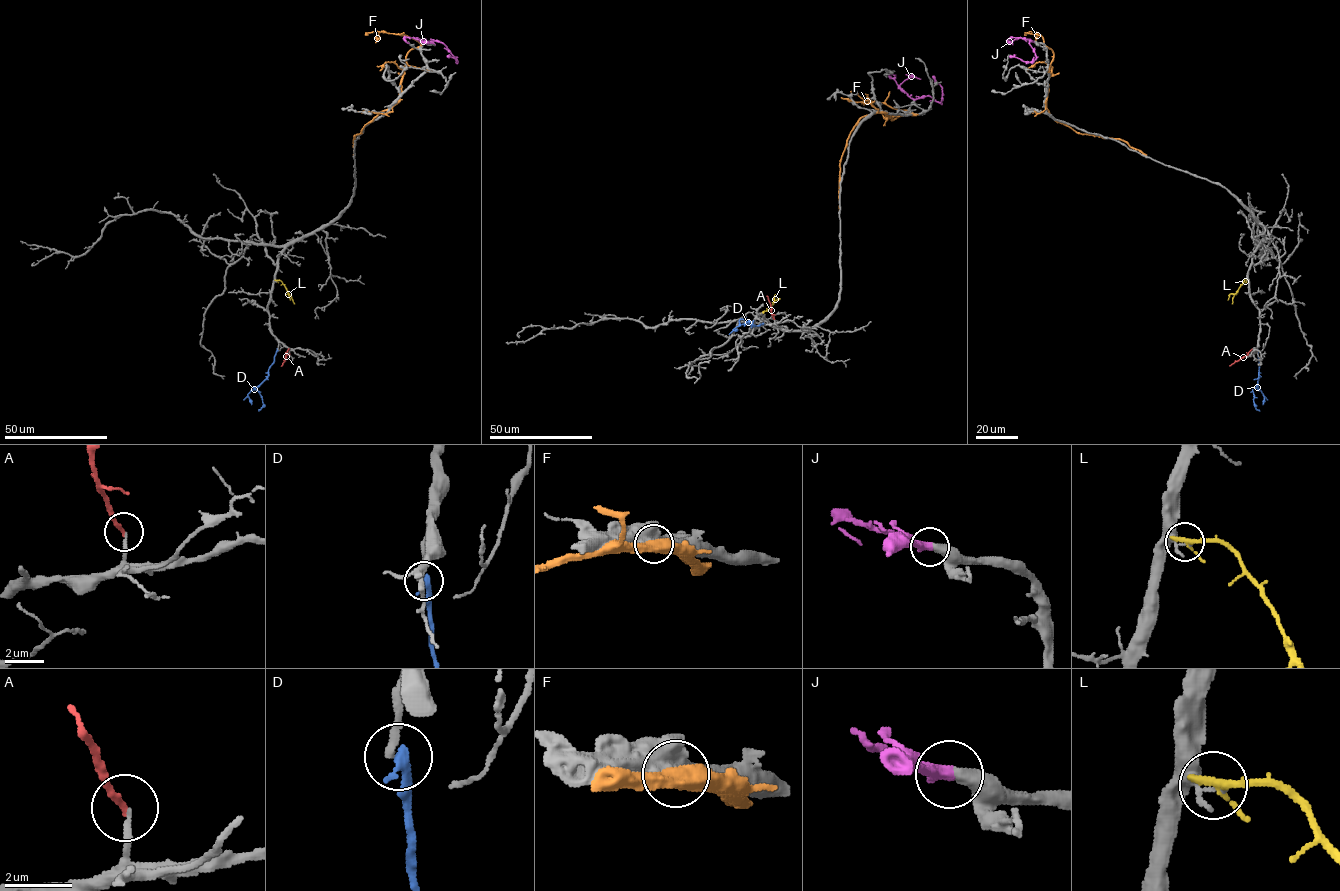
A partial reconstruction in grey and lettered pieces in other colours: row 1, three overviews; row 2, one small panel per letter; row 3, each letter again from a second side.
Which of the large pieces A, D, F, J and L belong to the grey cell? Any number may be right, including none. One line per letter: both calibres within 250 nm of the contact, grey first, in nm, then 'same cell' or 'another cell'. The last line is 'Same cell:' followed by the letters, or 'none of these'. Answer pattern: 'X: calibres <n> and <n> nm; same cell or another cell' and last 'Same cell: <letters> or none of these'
A: calibres 140 and 180 nm; same cell
D: calibres 240 and 340 nm; another cell
F: calibres 800 and 600 nm; another cell
J: calibres 500 and 400 nm; same cell
L: calibres 170 and 220 nm; another cell
Same cell: A, J

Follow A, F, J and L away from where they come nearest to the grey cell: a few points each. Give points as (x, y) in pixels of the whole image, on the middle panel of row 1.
A: (774, 319), (767, 296)
F: (881, 112), (892, 120), (906, 112), (864, 101), (850, 91)
J: (914, 100), (930, 96), (941, 101), (942, 88), (932, 76)
L: (761, 312), (780, 298)

